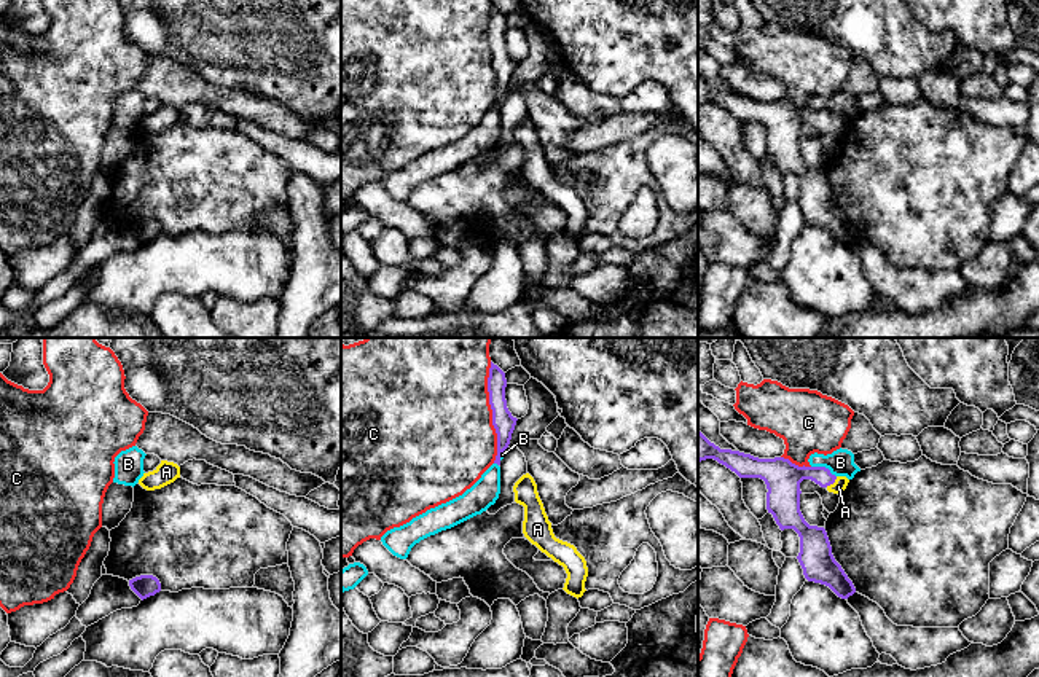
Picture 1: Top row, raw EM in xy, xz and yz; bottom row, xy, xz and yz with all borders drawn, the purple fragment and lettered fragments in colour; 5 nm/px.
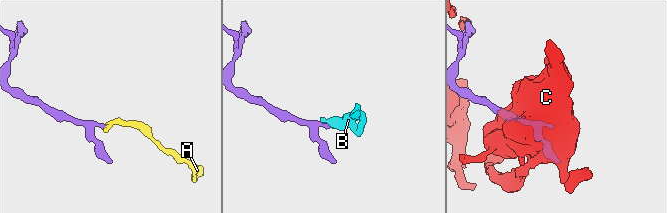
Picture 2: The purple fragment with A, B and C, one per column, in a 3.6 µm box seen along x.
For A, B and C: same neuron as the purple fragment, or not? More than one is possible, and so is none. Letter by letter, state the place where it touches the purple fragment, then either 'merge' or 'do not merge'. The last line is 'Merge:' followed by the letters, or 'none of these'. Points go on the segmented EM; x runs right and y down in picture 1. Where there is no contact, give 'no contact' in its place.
A: yz (832, 483) | merge
B: yz (824, 467) | do not merge
C: xz (493, 413) | do not merge
Merge: A

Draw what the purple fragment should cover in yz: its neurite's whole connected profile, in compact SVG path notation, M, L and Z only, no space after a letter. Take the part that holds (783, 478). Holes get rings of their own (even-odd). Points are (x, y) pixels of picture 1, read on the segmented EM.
M698 430L698 462L714 459L739 478L760 478L767 484L767 510L781 530L794 529L800 537L797 556L808 581L829 586L838 597L856 593L853 581L832 554L824 527L810 526L800 511L800 483L811 479L829 492L841 495L849 479L835 476L825 467L798 467L789 459L759 459L731 449L720 449Z

